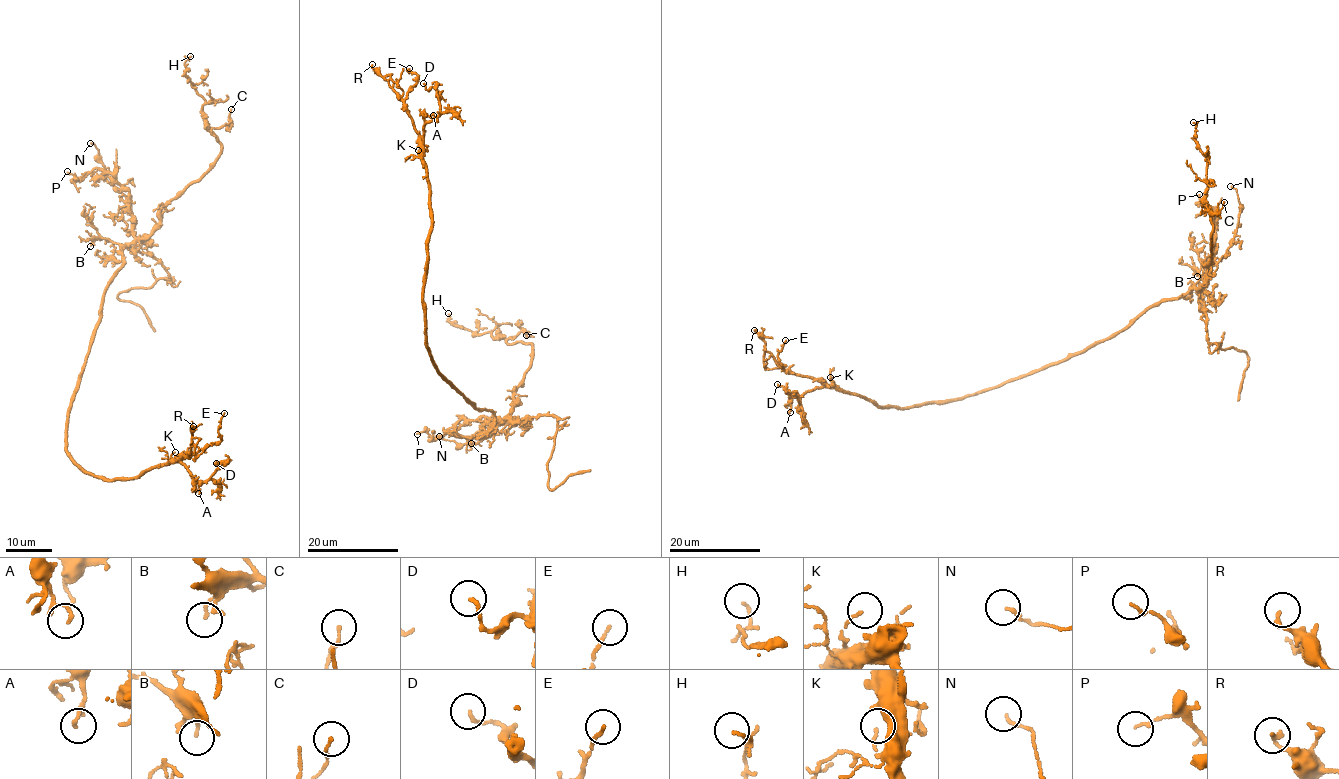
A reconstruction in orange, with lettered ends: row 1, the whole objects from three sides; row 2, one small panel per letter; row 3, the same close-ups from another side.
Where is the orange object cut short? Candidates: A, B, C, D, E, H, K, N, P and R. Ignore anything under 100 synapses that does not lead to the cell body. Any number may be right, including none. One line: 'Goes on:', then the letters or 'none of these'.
Goes on: none of these

